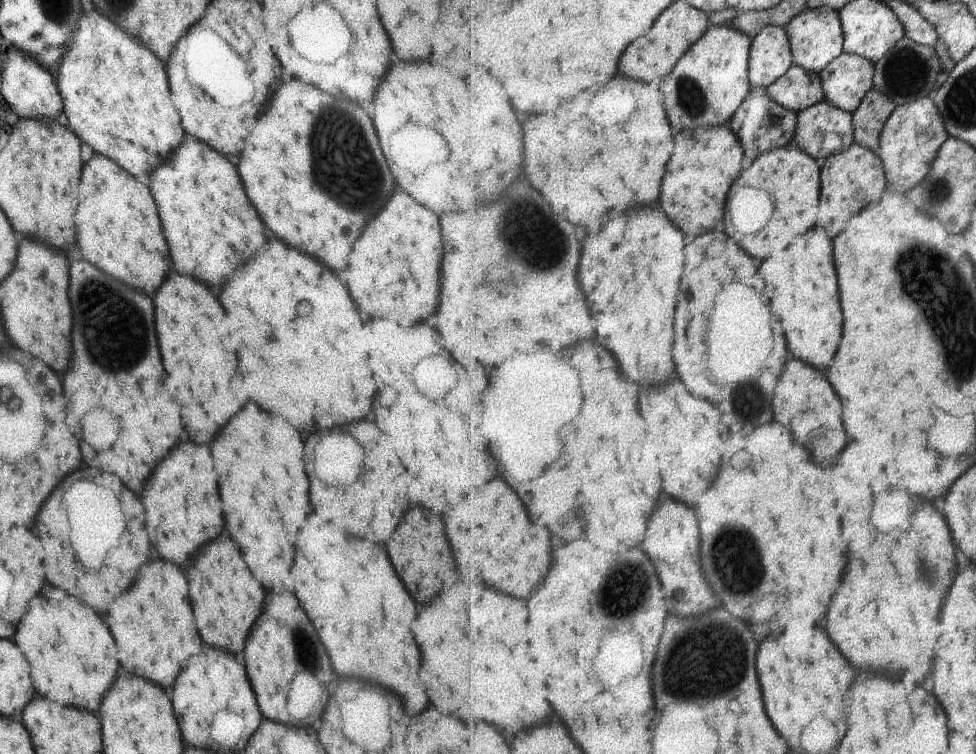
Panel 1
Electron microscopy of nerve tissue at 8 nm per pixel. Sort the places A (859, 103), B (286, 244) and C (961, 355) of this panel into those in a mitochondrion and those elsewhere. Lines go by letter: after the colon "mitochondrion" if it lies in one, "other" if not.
A: other
B: other
C: mitochondrion

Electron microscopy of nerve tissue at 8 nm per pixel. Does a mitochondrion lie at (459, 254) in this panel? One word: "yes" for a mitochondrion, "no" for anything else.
no

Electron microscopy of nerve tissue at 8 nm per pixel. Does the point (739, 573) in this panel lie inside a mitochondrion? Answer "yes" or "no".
yes

